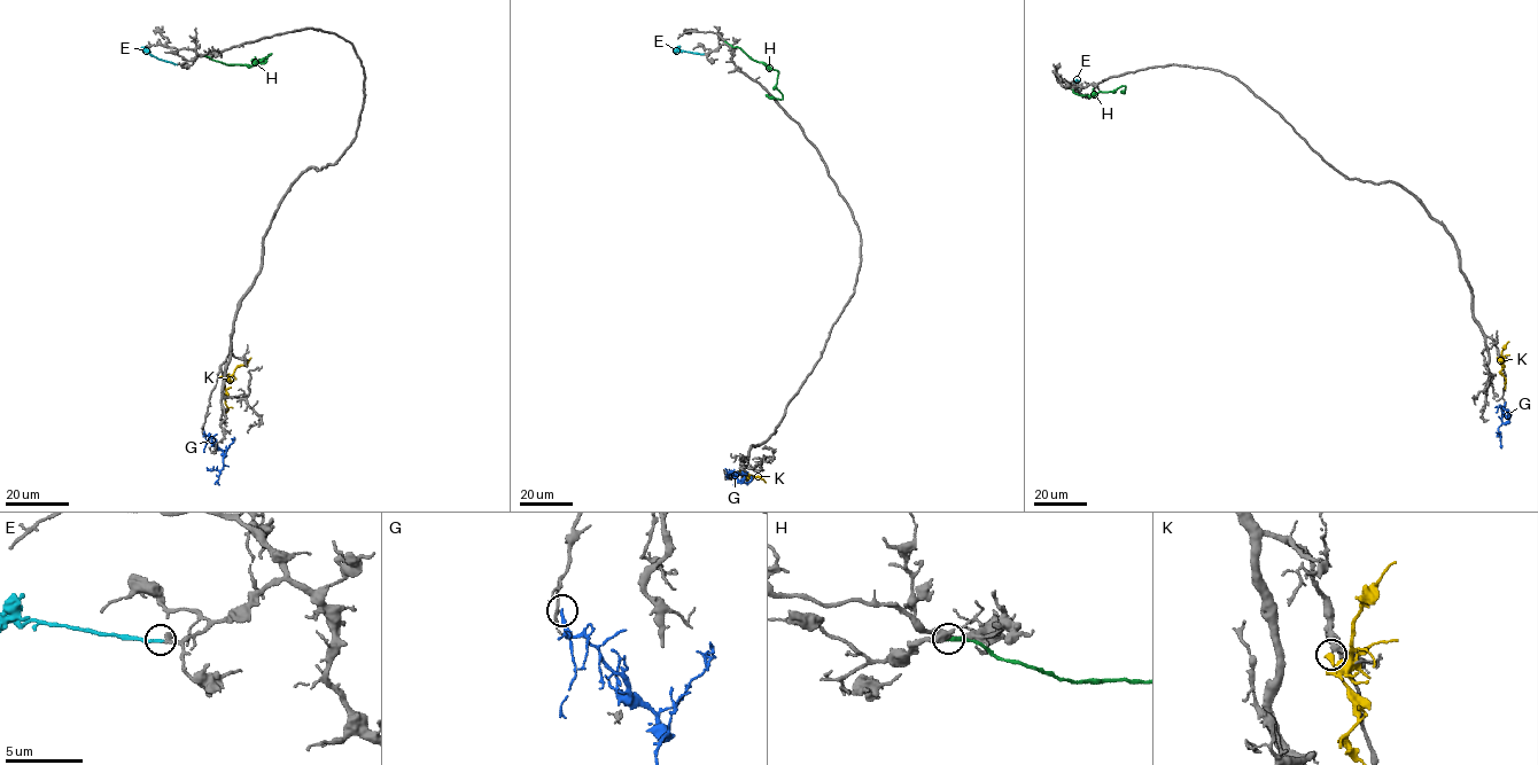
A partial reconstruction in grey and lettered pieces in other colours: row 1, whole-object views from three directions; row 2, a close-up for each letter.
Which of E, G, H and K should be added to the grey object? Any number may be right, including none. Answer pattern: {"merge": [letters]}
{"merge": ["E"]}

